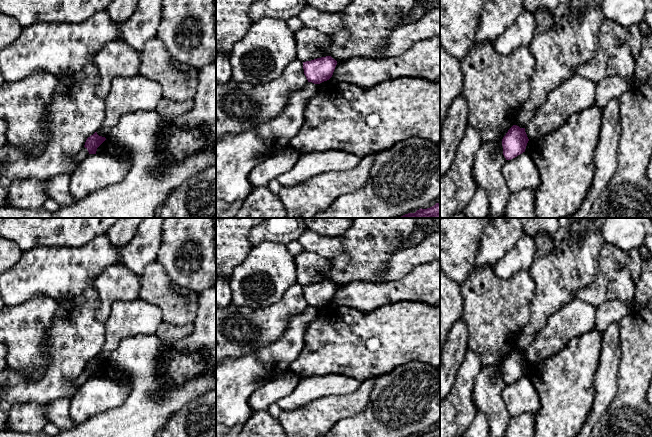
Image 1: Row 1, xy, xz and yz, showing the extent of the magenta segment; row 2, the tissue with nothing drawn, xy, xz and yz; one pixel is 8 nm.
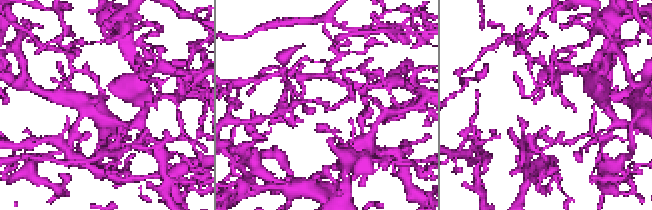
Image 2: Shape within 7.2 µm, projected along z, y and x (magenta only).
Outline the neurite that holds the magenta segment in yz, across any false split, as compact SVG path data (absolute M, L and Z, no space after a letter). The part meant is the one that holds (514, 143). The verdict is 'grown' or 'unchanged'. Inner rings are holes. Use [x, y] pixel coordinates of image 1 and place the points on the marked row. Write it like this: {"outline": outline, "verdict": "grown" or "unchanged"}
{"outline": "M513 125L502 139L503 155L511 160L525 152L529 139L525 128Z", "verdict": "unchanged"}

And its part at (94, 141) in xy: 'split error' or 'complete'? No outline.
complete

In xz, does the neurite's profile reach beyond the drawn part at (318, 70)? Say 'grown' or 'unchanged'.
unchanged

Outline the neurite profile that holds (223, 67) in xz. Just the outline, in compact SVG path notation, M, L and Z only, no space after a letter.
M216 52L216 84L232 79L232 67L228 57Z

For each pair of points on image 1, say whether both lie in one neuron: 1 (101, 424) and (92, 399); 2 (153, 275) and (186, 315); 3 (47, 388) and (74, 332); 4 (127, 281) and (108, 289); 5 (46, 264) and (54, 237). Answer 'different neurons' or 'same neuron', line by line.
1: different neurons
2: same neuron
3: same neuron
4: same neuron
5: different neurons

